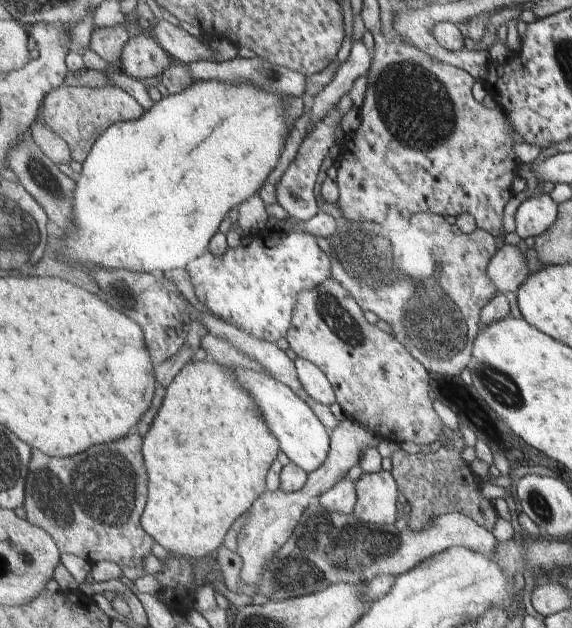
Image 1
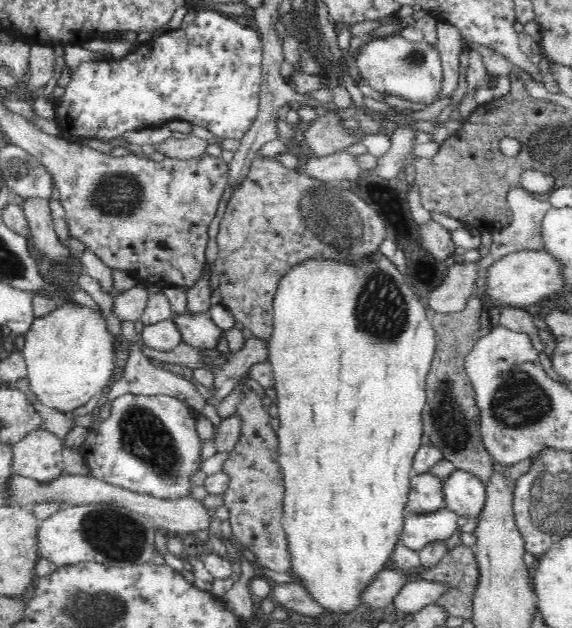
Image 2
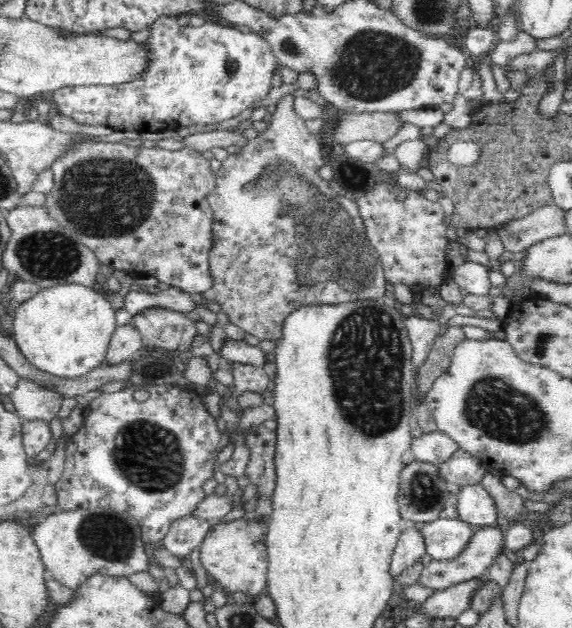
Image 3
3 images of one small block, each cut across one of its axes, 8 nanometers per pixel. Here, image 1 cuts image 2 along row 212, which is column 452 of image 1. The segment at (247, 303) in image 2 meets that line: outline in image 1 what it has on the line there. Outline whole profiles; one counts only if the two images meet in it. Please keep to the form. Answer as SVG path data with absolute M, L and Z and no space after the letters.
M417 213L412 216L410 228L405 232L390 234L387 228L376 224L373 221L348 221L343 215L339 216L338 232L334 238L327 238L324 242L324 247L331 255L331 277L339 282L343 288L349 290L355 298L355 302L359 304L361 310L370 311L376 315L378 320L383 320L383 326L393 328L395 336L407 346L407 350L411 350L411 354L415 354L415 358L419 358L421 362L431 372L437 374L449 374L449 376L457 376L465 372L471 362L471 357L474 352L474 340L478 336L481 329L482 312L486 308L489 301L497 294L497 288L488 273L488 266L492 258L497 254L501 241L495 238L494 234L487 232L485 229L477 227L475 232L465 234L458 223L451 224L447 218L435 213Z

